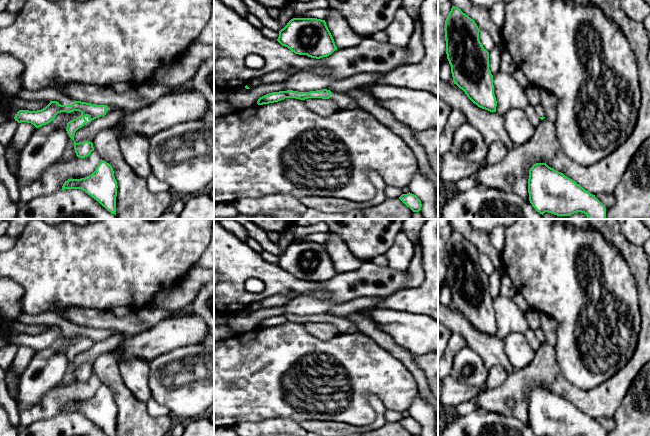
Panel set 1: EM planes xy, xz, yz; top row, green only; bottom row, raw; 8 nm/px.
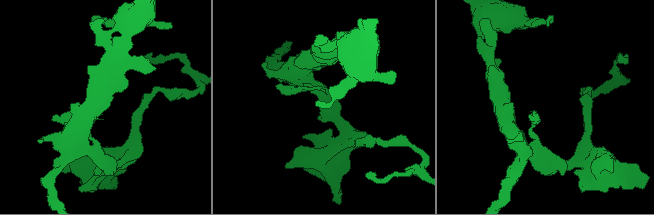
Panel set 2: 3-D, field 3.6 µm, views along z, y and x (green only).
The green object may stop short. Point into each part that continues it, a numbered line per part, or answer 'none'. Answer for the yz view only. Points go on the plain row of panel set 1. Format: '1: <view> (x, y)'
none

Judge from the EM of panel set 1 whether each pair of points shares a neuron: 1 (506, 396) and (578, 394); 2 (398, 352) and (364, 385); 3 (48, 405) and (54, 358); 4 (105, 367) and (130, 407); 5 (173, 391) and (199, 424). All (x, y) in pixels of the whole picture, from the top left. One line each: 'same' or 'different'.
1: same
2: different
3: different
4: same
5: different

